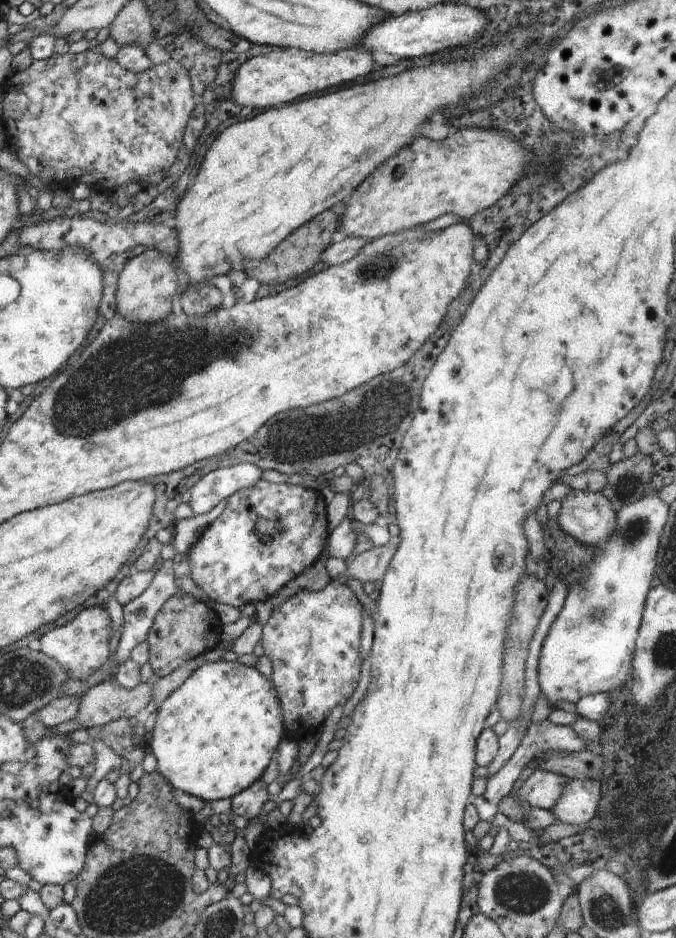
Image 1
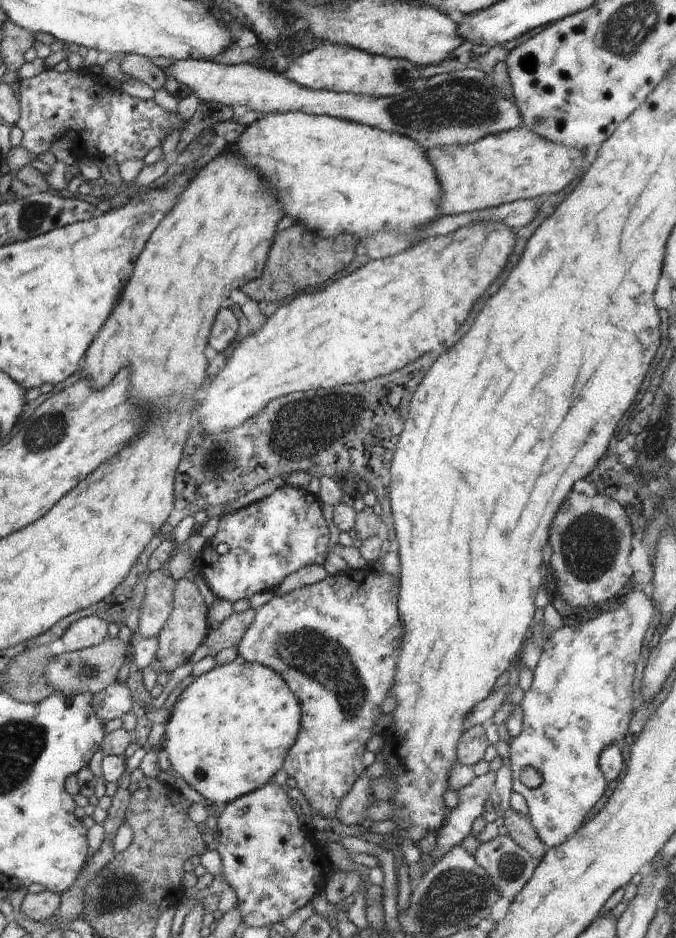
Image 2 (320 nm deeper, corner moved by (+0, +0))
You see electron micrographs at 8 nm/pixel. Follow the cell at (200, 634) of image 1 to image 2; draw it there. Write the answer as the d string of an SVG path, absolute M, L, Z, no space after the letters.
M183 577L175 584L172 592L172 606L172 614L164 624L162 631L156 636L158 651L155 659L166 677L190 660L196 649L204 643L210 630L207 607L195 582Z

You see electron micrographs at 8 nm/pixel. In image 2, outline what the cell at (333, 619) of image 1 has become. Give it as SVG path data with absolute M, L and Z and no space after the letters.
M347 571L340 575L331 576L328 575L321 582L312 584L311 586L302 586L297 590L292 590L288 594L282 594L282 596L276 596L266 602L264 606L256 609L256 616L252 626L246 630L244 638L240 640L237 650L241 660L248 663L258 663L262 666L266 666L271 670L274 670L276 674L280 676L286 682L286 686L292 690L292 694L298 698L300 702L300 733L294 746L286 752L286 758L282 762L282 769L288 774L288 777L296 780L296 787L304 795L304 798L308 801L311 809L318 814L322 814L324 818L328 819L330 823L336 828L341 829L343 825L340 825L338 820L338 804L342 802L342 798L348 794L348 790L352 790L354 782L364 772L365 766L362 764L362 755L365 753L366 742L374 735L374 726L376 726L376 720L382 716L380 707L382 702L388 697L390 688L394 686L394 674L396 674L396 658L398 655L398 646L400 646L400 638L398 638L398 630L402 630L402 622L400 620L400 614L398 614L398 588L399 580L396 580L394 576L384 573L380 576L376 576L374 584L370 586L370 582L364 580L367 576L367 572L360 571Z

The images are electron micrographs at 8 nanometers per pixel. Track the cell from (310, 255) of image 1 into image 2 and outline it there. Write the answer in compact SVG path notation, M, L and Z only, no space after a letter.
M295 223L290 228L277 232L270 246L262 275L244 284L240 290L258 305L264 305L292 296L296 290L322 286L354 260L356 246L356 238L350 234L322 238L318 232L312 232L306 226Z

